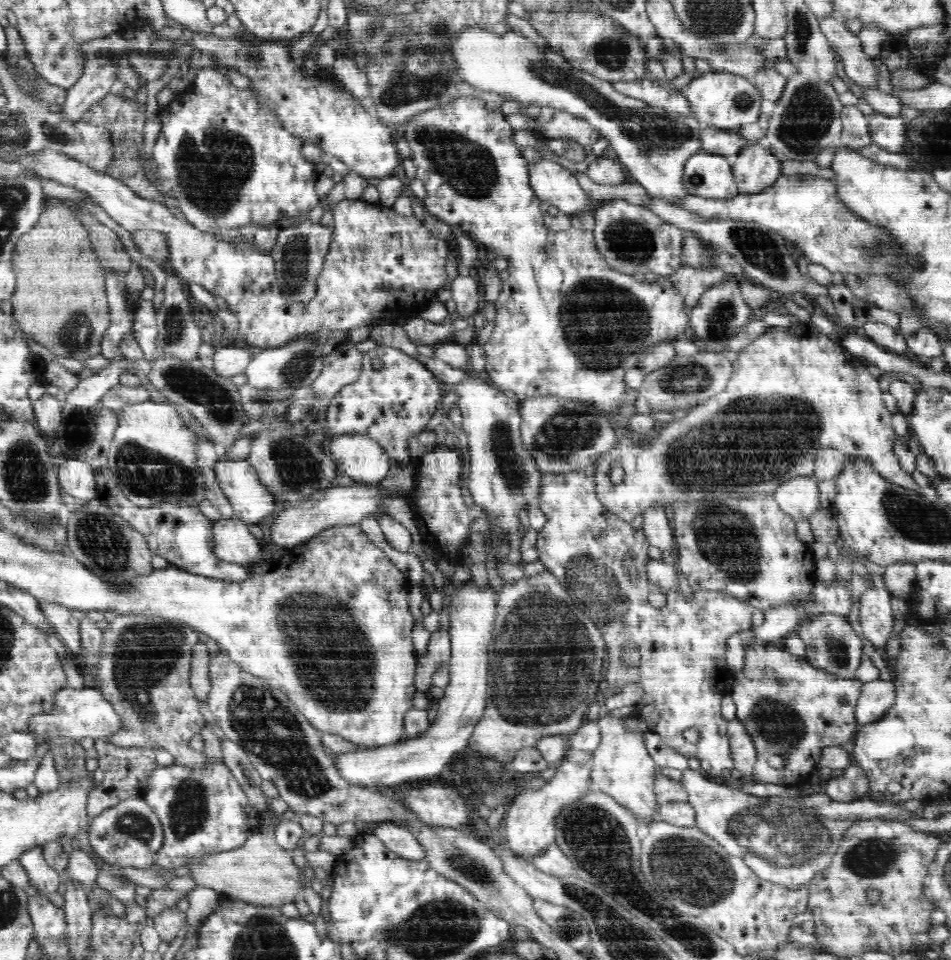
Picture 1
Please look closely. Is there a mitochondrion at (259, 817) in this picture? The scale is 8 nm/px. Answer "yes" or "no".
no

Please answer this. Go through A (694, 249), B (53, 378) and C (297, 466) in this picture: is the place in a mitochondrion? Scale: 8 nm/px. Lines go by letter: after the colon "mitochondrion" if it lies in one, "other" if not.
A: other
B: other
C: mitochondrion

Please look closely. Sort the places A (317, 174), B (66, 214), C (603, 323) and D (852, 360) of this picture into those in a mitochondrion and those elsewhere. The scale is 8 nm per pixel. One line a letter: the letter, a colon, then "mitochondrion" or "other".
A: other
B: other
C: mitochondrion
D: other

